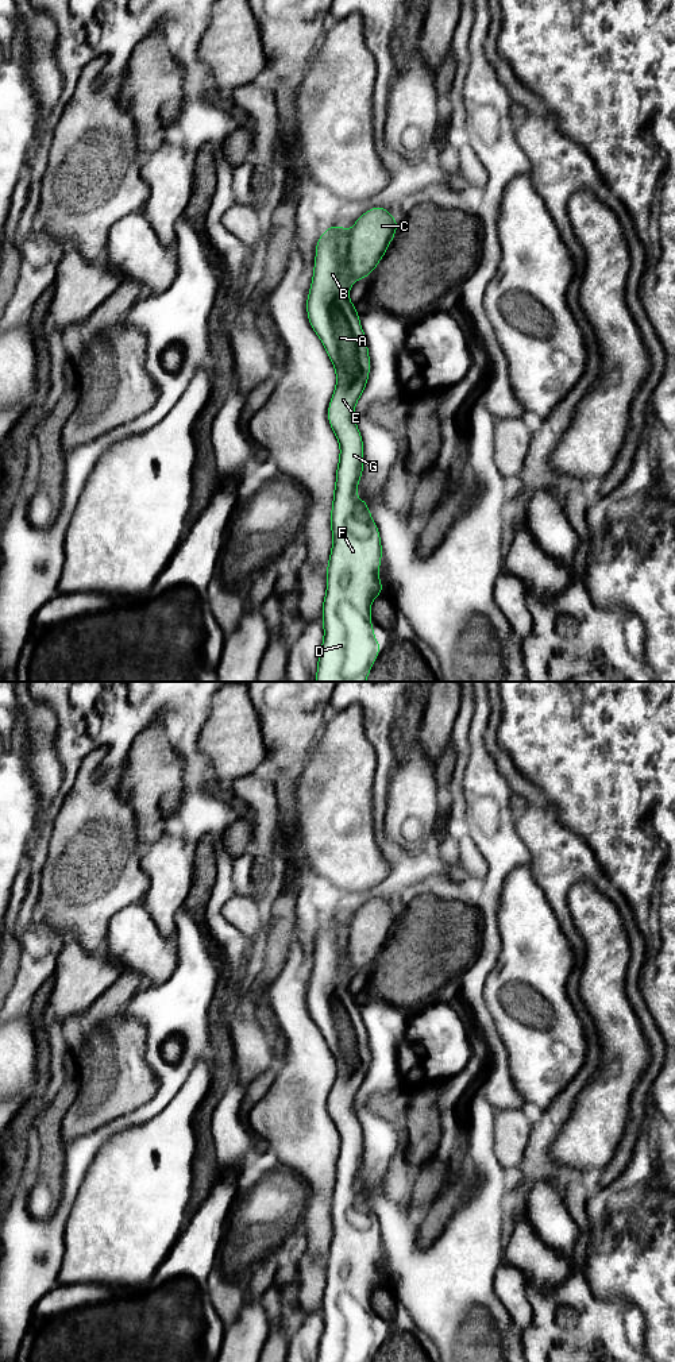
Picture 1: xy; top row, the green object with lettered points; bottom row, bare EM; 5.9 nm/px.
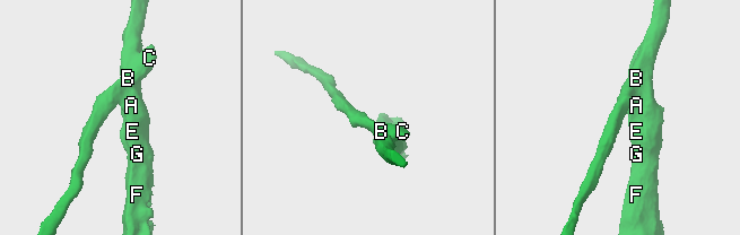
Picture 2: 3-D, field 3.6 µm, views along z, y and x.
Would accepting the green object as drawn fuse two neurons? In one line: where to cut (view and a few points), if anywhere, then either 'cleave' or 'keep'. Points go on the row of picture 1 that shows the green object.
xy (348, 232), (347, 269), (353, 282) | cleave

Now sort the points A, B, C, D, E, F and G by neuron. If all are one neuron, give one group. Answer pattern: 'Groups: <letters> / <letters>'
Groups: A B D E F G / C

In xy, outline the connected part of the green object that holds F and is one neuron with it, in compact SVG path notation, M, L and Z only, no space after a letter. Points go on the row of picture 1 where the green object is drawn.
M335 224L316 243L315 273L306 297L306 315L336 371L336 387L328 405L328 423L340 445L331 509L332 549L327 567L327 591L323 601L324 638L315 682L366 682L382 645L374 637L370 607L383 593L378 570L382 559L379 530L367 508L356 498L363 472L363 440L355 423L355 405L370 375L370 355L355 305L348 300L352 286L347 265L350 232Z

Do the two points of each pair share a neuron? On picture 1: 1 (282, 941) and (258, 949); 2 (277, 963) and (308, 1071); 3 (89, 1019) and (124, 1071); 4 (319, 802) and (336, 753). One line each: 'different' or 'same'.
1: different
2: different
3: different
4: same

